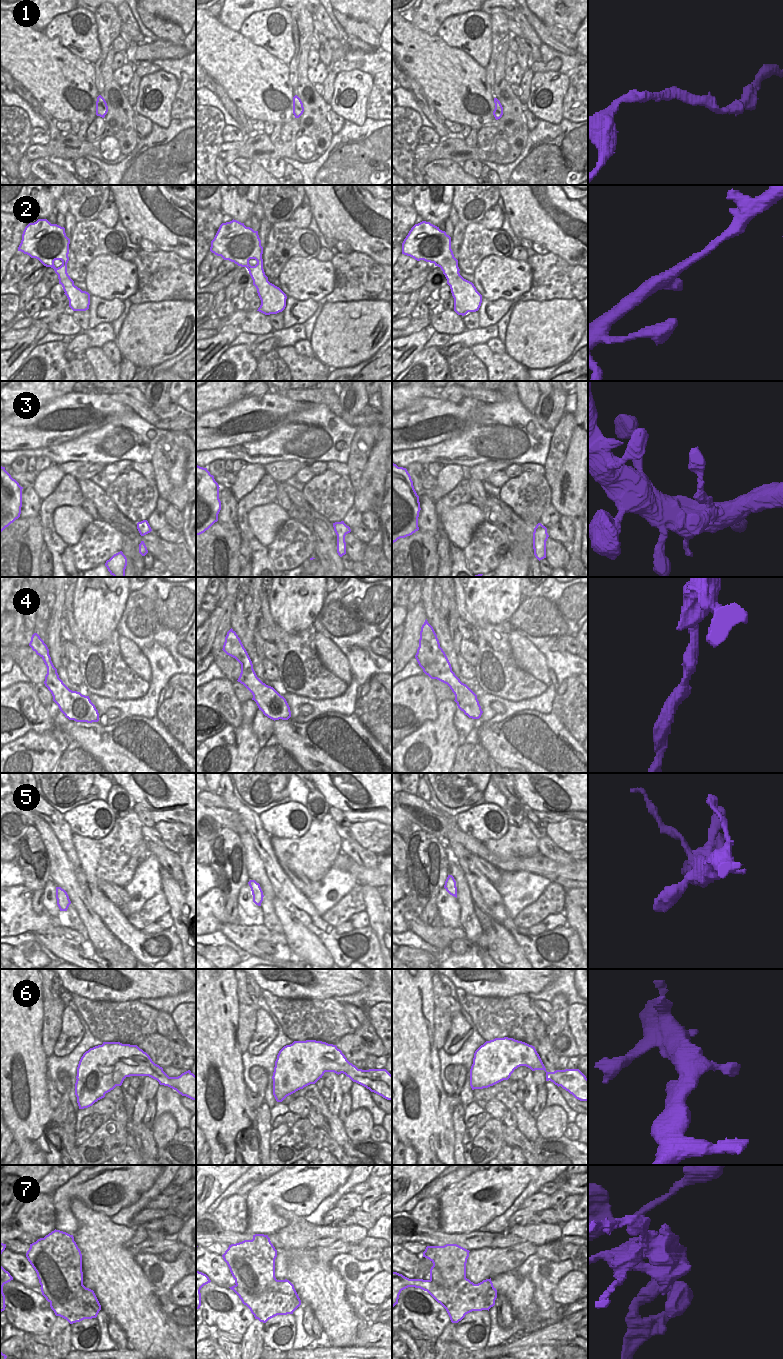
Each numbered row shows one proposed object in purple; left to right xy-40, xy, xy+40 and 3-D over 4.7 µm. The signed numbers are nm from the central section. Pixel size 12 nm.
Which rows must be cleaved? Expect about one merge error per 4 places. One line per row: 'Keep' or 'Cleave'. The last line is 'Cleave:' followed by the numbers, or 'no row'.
1: Keep
2: Keep
3: Keep
4: Keep
5: Keep
6: Keep
7: Cleave
Cleave: 7.

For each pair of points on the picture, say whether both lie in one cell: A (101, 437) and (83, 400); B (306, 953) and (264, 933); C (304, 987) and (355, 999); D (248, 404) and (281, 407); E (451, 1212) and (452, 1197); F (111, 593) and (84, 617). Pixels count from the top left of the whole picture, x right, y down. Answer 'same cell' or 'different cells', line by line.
A: different cells
B: different cells
C: different cells
D: same cell
E: same cell
F: same cell

